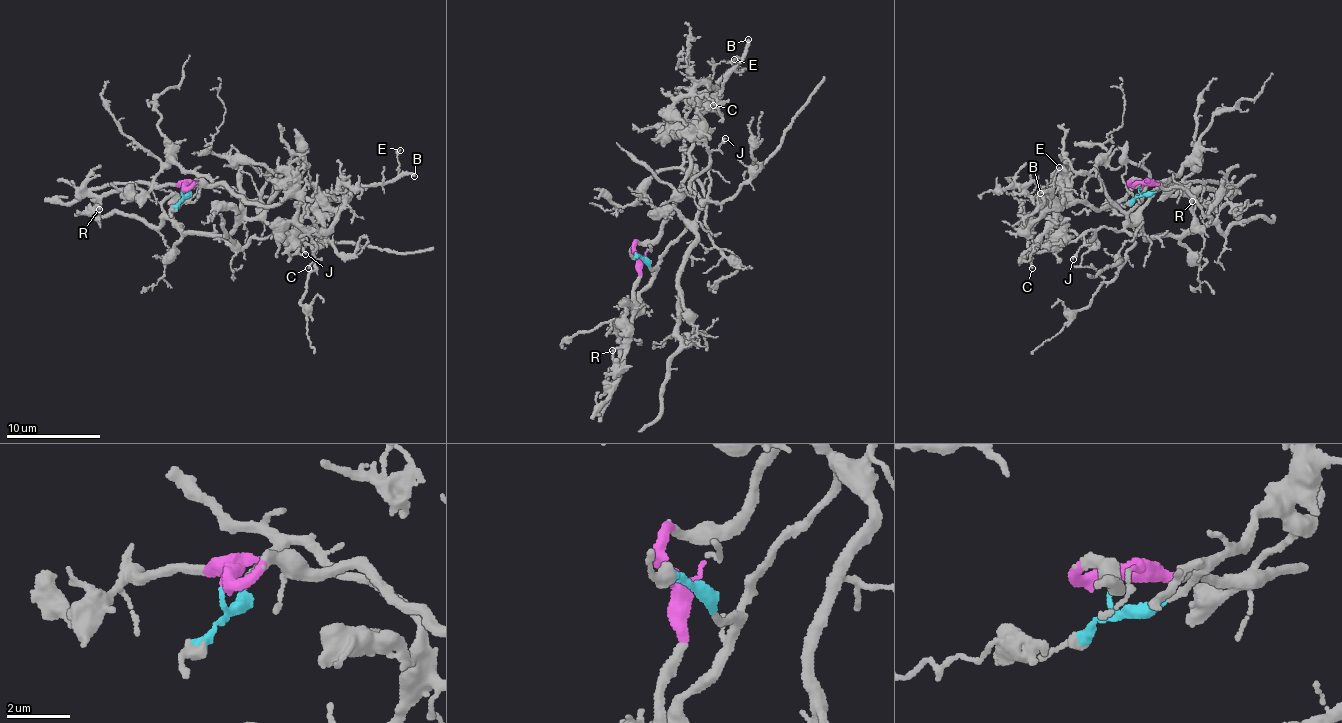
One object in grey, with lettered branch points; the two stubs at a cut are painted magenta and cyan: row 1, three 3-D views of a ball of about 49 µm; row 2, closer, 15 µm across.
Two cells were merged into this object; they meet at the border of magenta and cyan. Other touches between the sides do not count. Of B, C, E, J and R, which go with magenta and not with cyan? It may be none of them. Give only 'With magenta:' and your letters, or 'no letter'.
With magenta: B, C, E, R

